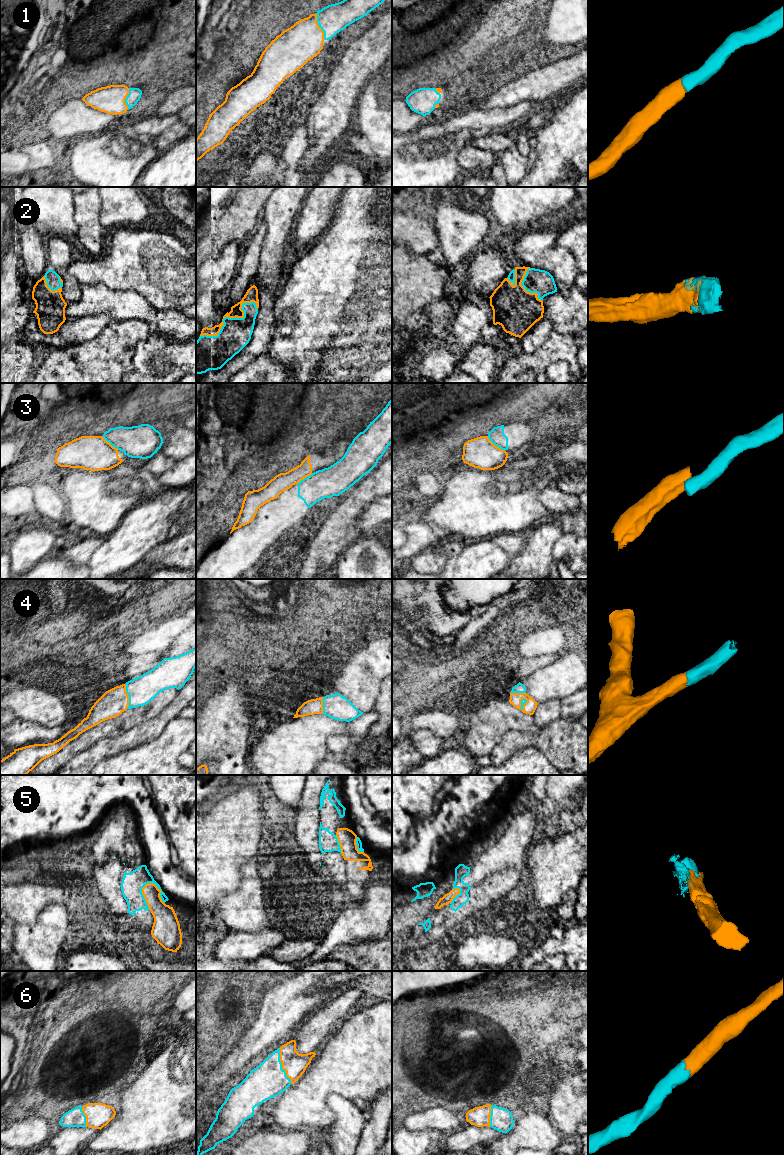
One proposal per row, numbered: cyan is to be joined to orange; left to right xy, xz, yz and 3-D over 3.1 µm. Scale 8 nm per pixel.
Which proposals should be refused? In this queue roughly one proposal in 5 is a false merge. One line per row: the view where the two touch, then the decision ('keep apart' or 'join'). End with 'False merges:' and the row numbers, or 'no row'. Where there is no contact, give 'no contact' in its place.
1: xz | join
2: xz | join
3: yz | keep apart
4: xy | join
5: xy | keep apart
6: xz | join
False merges: 3, 5

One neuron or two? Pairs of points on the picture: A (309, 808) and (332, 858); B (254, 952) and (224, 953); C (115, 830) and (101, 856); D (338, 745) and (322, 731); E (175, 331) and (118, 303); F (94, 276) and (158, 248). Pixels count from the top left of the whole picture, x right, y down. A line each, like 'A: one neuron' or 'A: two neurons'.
A: two neurons
B: one neuron
C: one neuron
D: two neurons
E: one neuron
F: one neuron

